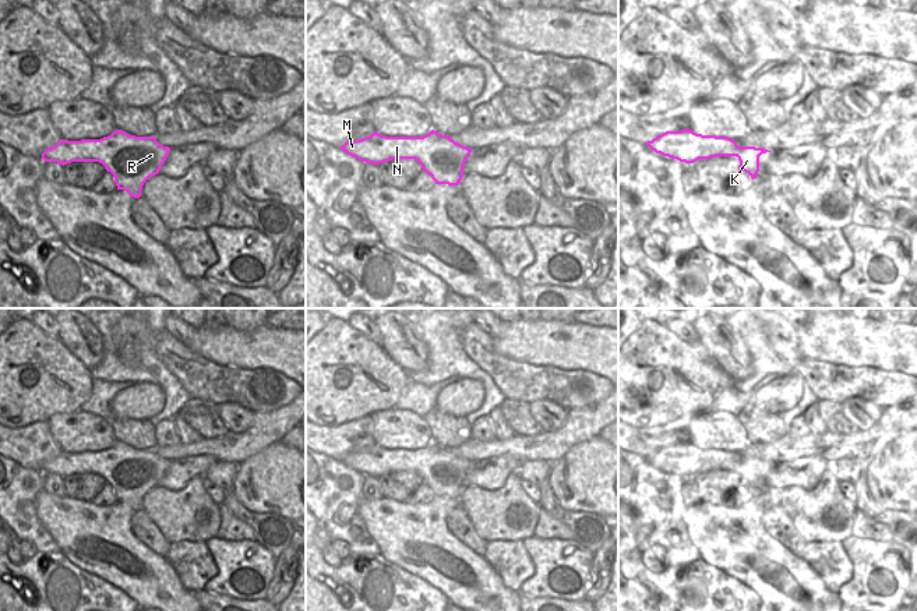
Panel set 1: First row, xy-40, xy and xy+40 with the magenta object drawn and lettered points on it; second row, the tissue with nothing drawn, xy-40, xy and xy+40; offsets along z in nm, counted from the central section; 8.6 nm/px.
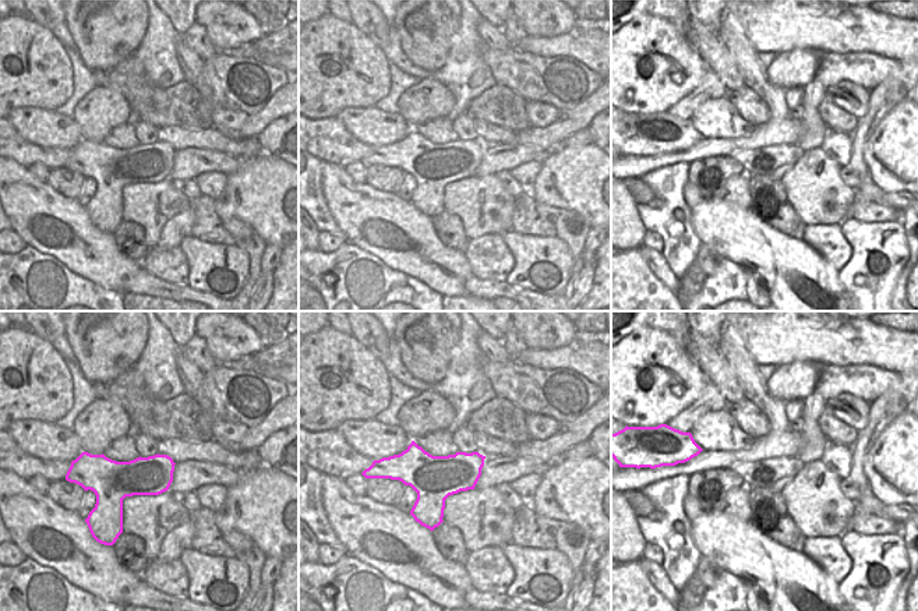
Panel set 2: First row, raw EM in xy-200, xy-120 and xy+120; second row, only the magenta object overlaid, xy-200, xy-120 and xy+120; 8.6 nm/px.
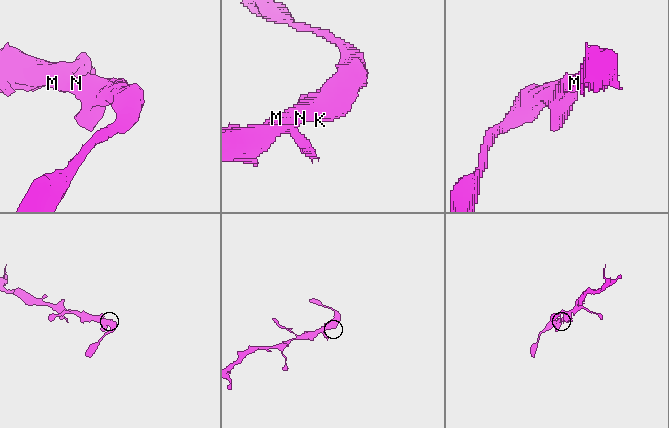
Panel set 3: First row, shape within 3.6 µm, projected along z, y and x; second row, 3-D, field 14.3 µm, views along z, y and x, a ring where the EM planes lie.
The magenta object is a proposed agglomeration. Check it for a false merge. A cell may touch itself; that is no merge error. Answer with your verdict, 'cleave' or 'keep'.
keep

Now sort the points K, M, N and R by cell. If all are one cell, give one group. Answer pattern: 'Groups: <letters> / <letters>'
Groups: K M N R.

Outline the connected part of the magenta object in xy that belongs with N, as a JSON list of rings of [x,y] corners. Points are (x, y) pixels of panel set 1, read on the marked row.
[[[431,130],[423,137],[387,137],[374,131],[370,137],[345,142],[341,149],[361,162],[380,165],[392,159],[415,159],[435,184],[458,186],[472,148],[449,135]]]

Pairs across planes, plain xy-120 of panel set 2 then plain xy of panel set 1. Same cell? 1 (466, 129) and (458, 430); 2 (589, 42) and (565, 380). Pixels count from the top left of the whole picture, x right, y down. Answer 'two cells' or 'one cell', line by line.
1: two cells
2: two cells

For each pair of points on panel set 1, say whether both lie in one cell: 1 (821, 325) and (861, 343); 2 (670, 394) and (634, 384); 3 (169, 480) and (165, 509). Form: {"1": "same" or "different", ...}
{"1": "same", "2": "same", "3": "different"}

